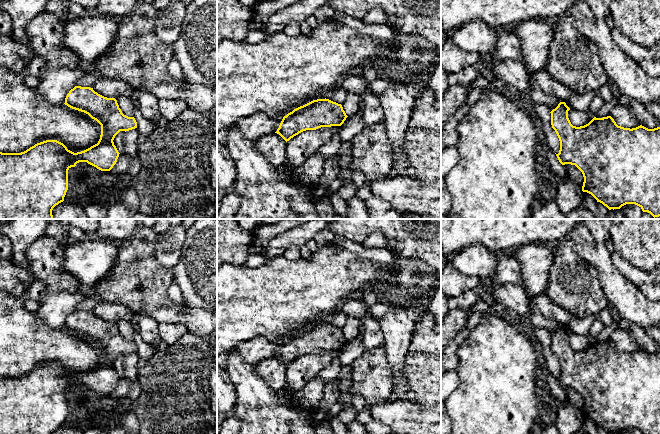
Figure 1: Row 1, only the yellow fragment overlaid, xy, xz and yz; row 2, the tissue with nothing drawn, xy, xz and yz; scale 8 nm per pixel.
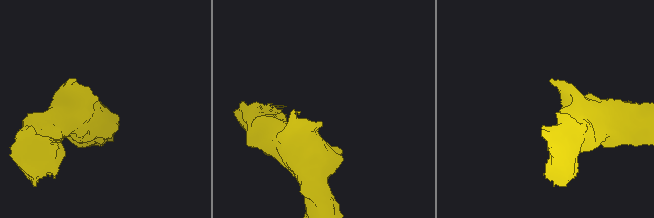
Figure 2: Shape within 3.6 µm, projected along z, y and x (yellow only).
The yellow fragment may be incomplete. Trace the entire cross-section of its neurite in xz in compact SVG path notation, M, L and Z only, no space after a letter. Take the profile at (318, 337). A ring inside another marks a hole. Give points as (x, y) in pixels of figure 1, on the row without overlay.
M329 323L313 324L283 341L275 357L286 366L306 354L341 350L348 340L341 328Z

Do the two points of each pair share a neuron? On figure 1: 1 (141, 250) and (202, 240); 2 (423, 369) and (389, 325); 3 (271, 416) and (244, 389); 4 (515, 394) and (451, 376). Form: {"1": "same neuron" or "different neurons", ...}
{"1": "different neurons", "2": "different neurons", "3": "same neuron", "4": "different neurons"}

